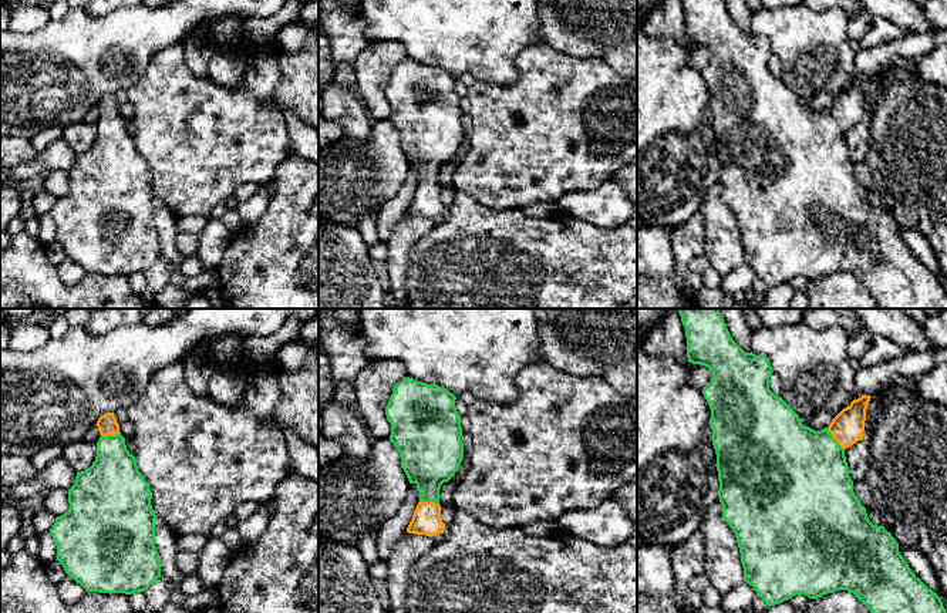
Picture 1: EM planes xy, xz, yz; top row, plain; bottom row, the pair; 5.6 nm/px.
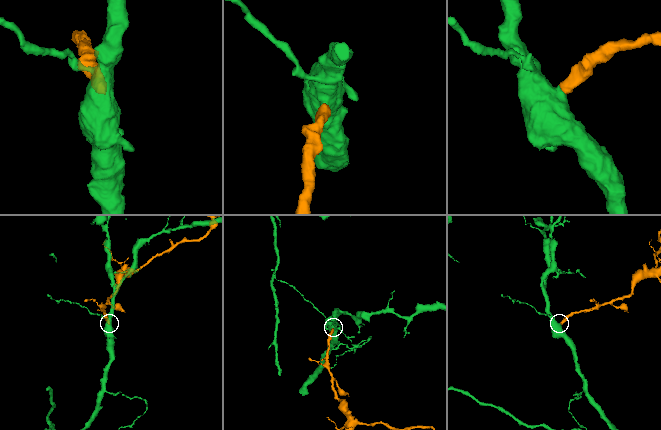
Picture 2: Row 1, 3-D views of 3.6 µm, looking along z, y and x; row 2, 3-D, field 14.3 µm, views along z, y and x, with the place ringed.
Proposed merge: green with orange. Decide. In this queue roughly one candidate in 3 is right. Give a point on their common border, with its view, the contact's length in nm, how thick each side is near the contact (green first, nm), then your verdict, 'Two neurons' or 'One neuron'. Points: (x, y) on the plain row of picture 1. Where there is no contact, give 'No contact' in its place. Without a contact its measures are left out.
Touches green at yz (835, 121). Shared border 160 nm. Thickness 480 nm (green) against 190 nm. One neuron

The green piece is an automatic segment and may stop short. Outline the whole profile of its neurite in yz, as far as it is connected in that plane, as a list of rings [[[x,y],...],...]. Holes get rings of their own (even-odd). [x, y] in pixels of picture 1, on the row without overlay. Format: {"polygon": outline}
{"polygon": [[[681,0],[687,18],[687,38],[688,44],[705,47],[712,60],[702,71],[707,81],[711,100],[710,108],[712,111],[712,127],[717,135],[718,152],[718,179],[722,186],[722,199],[735,215],[741,245],[744,249],[744,263],[751,266],[766,287],[775,287],[796,276],[805,276],[809,280],[818,280],[823,276],[836,272],[847,272],[853,274],[862,284],[867,287],[874,299],[877,309],[947,309],[947,292],[943,287],[941,279],[929,270],[909,249],[907,243],[899,233],[899,225],[884,208],[873,206],[866,195],[866,189],[860,185],[853,174],[853,162],[849,158],[849,148],[845,138],[845,131],[863,121],[866,91],[870,77],[862,77],[853,81],[849,88],[843,90],[830,104],[828,110],[815,112],[805,108],[799,97],[782,81],[769,71],[769,58],[774,54],[765,37],[756,37],[752,33],[745,34],[731,18],[724,0]]]}

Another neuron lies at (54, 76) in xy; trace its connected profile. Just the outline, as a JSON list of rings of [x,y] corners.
[[[172,0],[164,4],[121,7],[104,16],[91,16],[85,7],[70,9],[58,21],[18,34],[0,31],[0,138],[31,139],[54,125],[84,122],[98,100],[129,90],[151,57],[182,44],[200,26],[219,28],[243,18],[267,18],[287,0]]]

